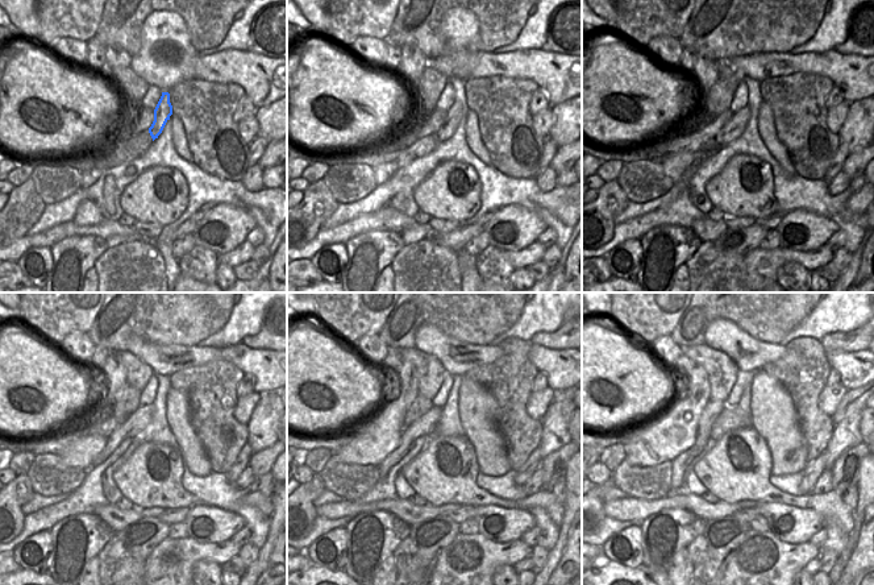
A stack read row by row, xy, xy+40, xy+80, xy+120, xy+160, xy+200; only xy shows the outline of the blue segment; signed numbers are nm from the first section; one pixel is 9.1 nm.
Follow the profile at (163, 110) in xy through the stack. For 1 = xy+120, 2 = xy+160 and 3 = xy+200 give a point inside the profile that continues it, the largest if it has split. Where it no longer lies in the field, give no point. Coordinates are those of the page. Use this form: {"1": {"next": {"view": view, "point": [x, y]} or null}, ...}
{"1": {"next": {"view": "xy+120", "point": [132, 424]}}, "2": {"next": {"view": "xy+160", "point": [416, 423]}}, "3": {"next": {"view": "xy+200", "point": [689, 457]}}}

